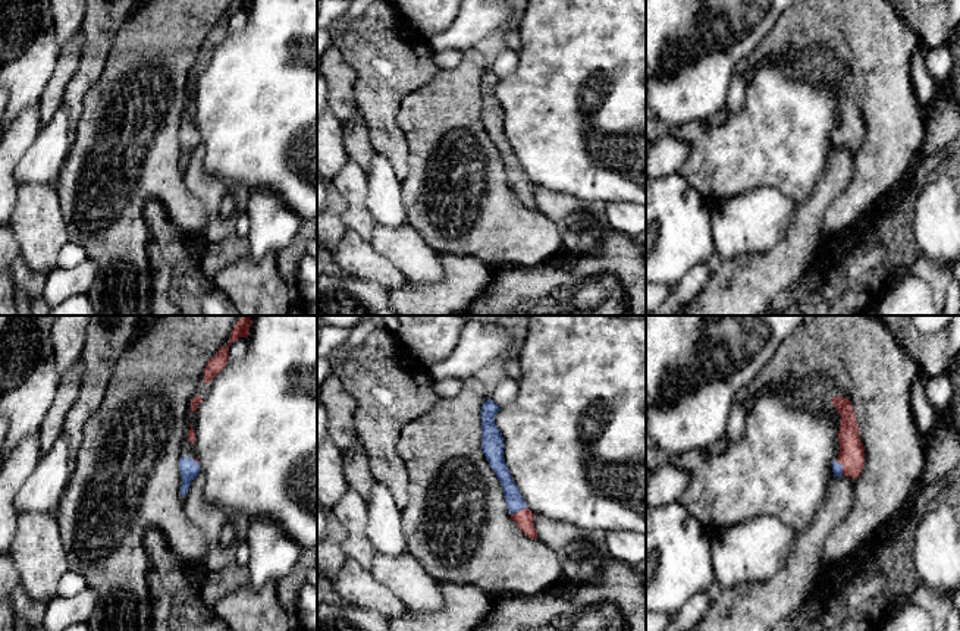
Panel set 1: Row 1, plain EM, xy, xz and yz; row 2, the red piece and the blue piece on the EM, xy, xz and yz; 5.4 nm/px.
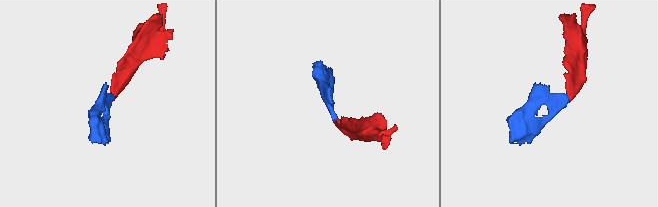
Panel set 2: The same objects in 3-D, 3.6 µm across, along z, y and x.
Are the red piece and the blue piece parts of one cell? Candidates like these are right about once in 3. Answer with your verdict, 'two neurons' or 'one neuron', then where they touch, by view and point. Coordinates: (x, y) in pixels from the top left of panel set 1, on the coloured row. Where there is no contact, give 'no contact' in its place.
one neuron; contact xz (520, 511)

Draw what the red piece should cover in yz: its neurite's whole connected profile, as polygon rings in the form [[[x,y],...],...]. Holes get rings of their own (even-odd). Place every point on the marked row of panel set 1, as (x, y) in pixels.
[[[834,396],[832,404],[841,415],[838,433],[840,453],[832,462],[834,478],[843,474],[857,478],[865,465],[865,448],[860,440],[856,414],[851,402],[846,398]]]

